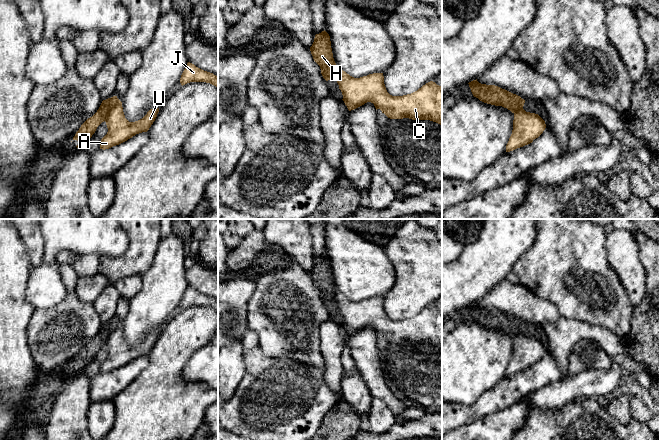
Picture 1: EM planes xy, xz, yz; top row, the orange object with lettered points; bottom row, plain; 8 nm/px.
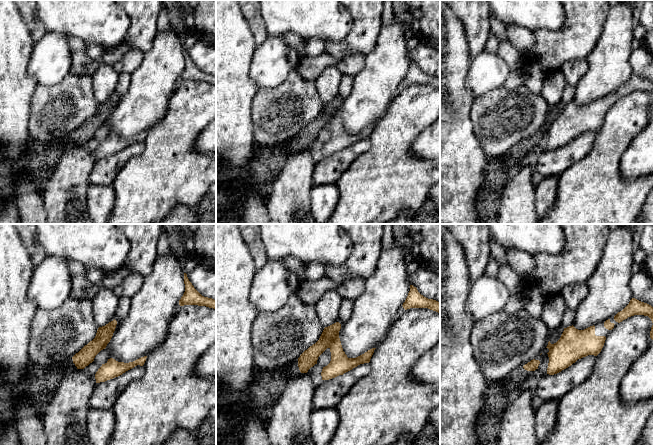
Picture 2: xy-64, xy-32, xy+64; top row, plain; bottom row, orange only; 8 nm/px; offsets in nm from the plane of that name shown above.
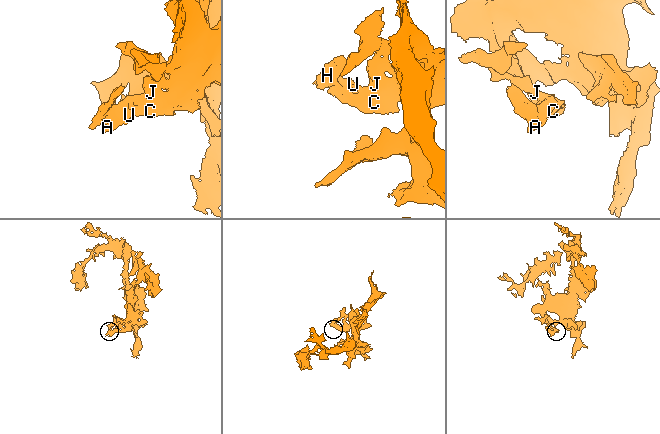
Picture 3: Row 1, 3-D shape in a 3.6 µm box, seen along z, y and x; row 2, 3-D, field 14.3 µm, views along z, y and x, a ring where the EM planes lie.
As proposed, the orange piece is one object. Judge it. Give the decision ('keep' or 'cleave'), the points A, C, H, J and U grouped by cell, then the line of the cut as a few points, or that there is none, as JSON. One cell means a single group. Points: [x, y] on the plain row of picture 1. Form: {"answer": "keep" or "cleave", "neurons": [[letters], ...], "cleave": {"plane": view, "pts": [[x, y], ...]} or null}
{"answer": "cleave", "neurons": [["A", "C", "J", "U"], ["H"]], "cleave": {"plane": "xy", "pts": [[118, 323], [104, 344]]}}

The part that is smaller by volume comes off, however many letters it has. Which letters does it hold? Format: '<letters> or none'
H

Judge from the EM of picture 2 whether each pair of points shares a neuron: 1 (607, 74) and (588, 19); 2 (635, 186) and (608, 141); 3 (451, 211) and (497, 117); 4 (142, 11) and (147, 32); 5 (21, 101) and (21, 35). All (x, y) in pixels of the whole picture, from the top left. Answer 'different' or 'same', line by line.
1: different
2: same
3: different
4: same
5: same

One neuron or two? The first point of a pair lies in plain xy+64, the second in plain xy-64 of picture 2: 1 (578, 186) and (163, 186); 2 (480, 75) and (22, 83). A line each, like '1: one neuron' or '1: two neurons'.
1: one neuron
2: two neurons

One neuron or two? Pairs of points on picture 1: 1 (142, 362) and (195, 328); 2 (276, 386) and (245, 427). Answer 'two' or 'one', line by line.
1: two
2: one

